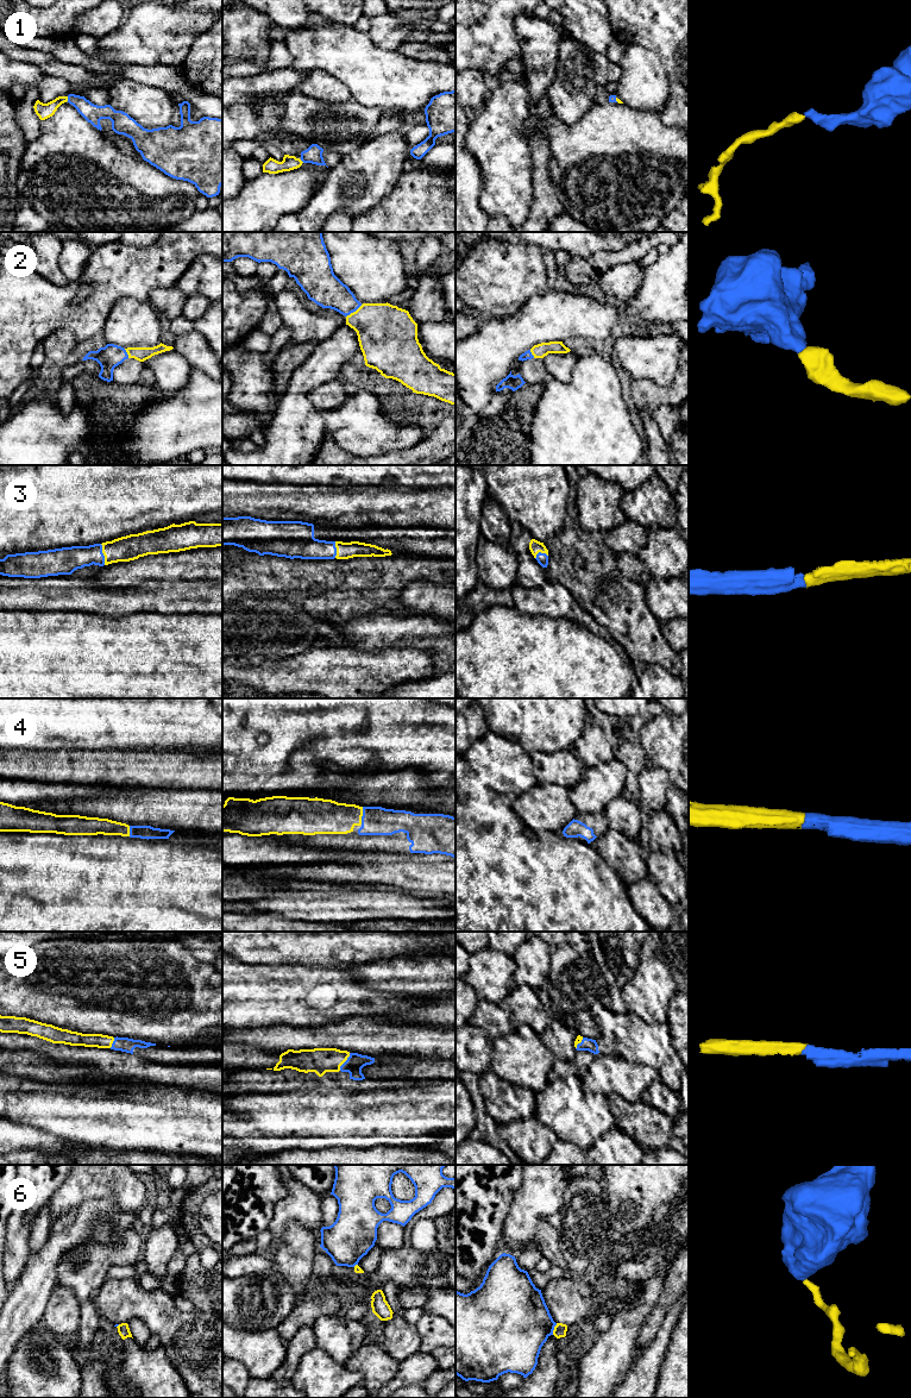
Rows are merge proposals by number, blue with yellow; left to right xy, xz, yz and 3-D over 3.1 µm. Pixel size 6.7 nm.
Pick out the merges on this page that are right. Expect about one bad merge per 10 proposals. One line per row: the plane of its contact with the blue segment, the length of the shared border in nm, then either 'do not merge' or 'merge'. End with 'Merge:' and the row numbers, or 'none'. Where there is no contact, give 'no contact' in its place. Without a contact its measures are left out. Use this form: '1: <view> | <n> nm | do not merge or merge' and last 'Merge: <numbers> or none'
1: xy | 30 nm | merge
2: xz | 140 nm | merge
3: xy | 150 nm | merge
4: xz | 120 nm | merge
5: xz | 140 nm | merge
6: yz | 90 nm | do not merge
Merge: 1, 2, 3, 4, 5

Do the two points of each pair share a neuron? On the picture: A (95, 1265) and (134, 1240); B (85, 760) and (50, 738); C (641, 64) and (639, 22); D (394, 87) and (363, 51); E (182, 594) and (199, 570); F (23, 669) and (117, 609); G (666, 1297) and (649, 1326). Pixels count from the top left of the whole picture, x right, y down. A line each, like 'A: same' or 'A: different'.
A: same
B: different
C: different
D: same
E: different
F: different
G: same

